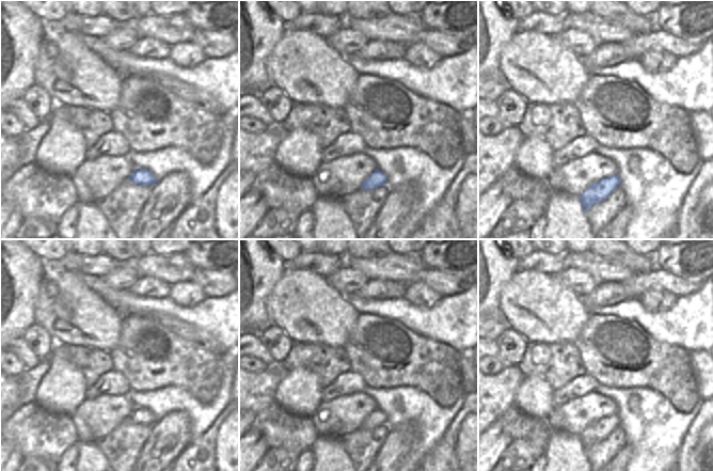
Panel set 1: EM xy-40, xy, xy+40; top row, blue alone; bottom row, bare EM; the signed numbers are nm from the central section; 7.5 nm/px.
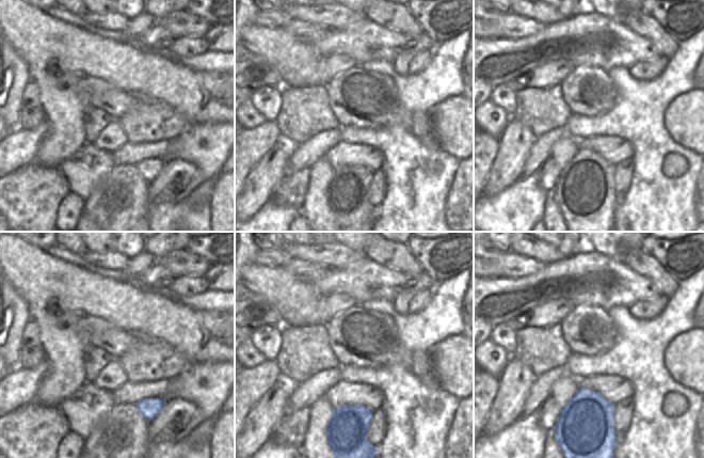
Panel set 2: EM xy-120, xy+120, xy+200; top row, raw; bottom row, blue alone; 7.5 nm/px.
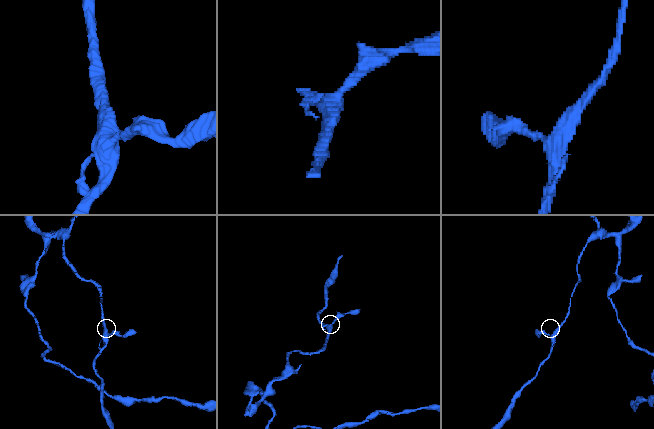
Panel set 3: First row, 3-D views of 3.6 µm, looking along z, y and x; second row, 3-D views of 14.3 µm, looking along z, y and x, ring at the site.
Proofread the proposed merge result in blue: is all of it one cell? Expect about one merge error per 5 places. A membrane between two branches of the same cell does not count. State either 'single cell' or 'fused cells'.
single cell

